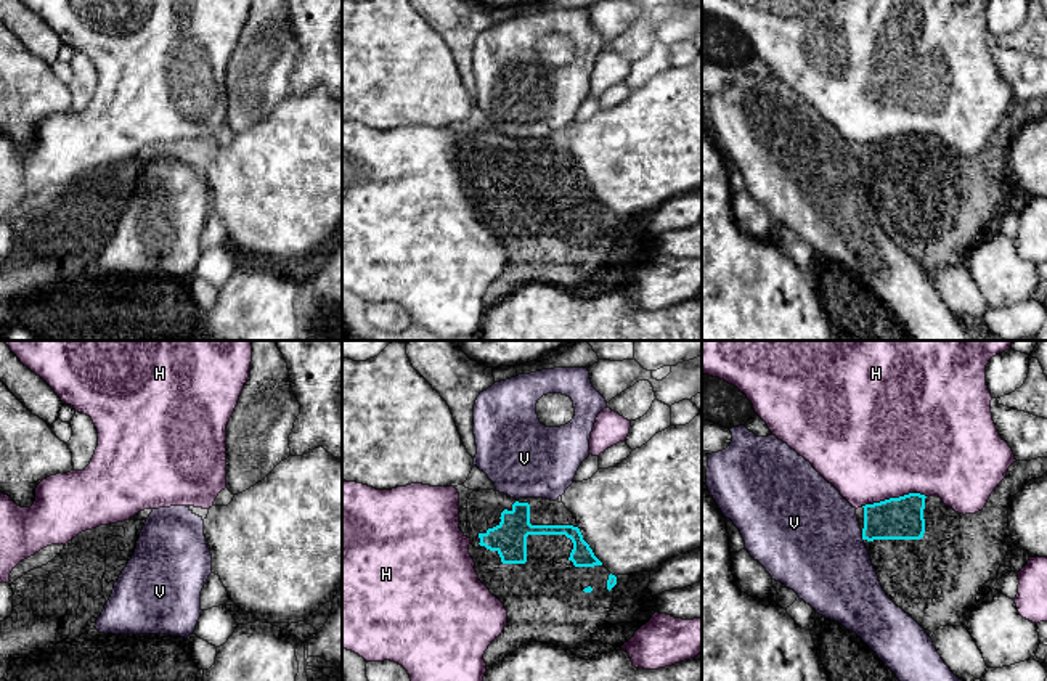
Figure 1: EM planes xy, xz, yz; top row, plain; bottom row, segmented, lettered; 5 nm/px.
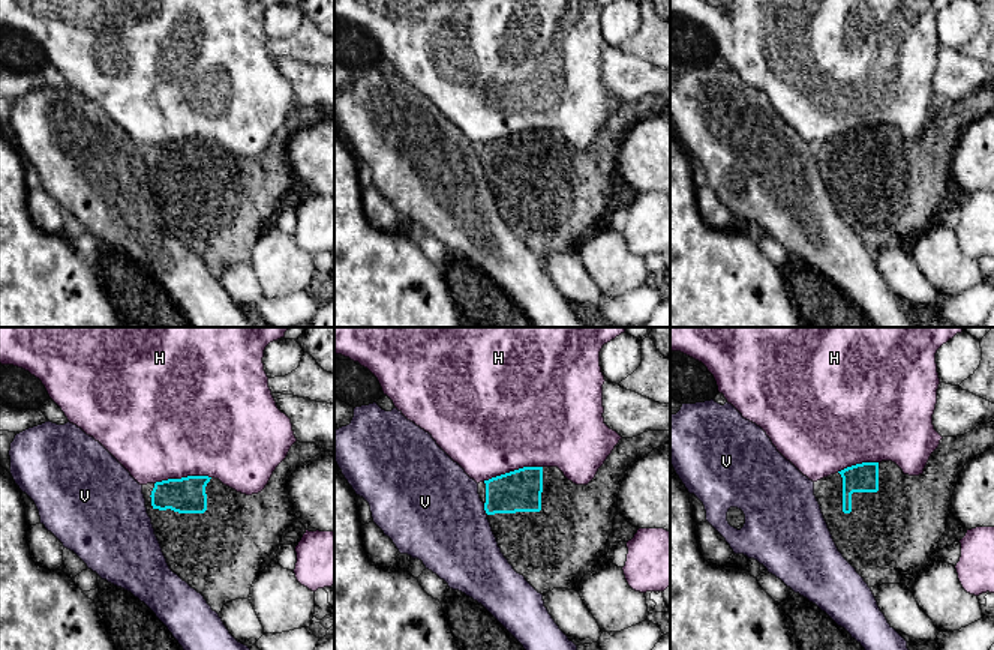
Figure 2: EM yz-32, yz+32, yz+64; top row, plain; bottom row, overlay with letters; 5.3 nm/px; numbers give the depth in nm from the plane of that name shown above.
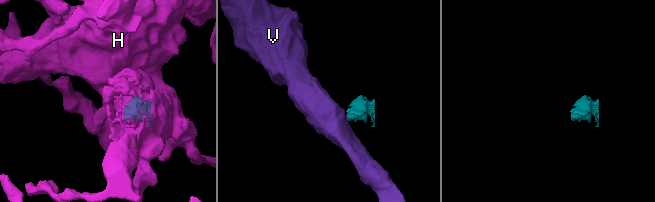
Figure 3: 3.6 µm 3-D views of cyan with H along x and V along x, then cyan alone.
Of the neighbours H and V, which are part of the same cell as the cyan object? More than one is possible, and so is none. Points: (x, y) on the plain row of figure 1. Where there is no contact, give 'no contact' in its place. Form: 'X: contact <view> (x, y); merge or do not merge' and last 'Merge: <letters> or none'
H: contact yz (893, 138); do not merge
V: contact yz (863, 175); do not merge
Merge: none

